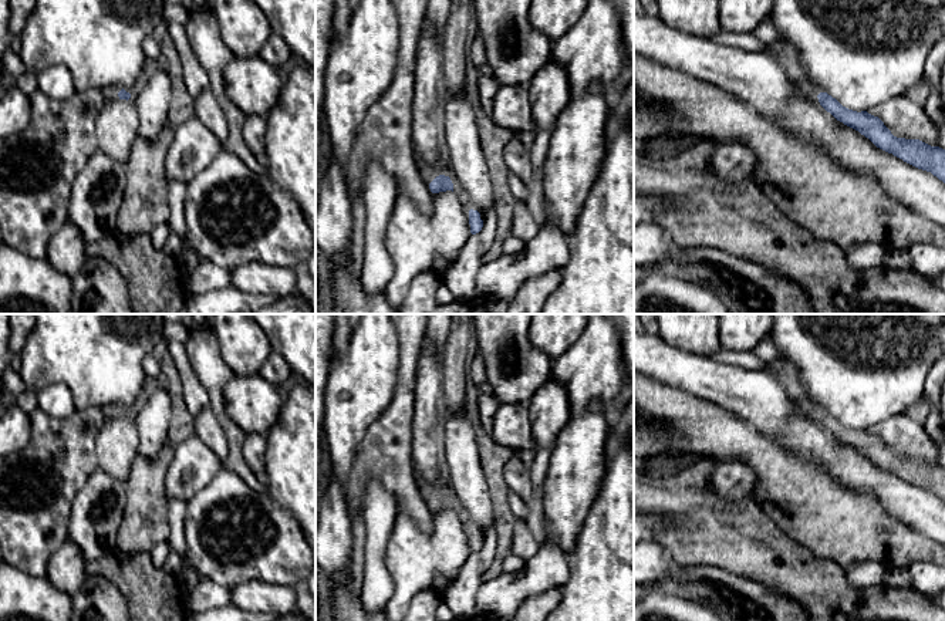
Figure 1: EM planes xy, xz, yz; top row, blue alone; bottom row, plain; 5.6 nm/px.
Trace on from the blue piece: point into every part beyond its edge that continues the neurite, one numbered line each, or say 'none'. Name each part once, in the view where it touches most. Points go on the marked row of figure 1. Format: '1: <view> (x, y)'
1: xz (428, 174)

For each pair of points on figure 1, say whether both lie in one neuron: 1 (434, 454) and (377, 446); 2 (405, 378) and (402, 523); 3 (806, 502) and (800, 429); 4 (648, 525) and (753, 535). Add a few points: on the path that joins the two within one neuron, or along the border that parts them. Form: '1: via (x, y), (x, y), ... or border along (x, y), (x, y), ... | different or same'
1: border along (412, 418), (412, 465), (417, 475) | different
2: border along (398, 510), (402, 510), (422, 530), (431, 530) | different
3: border along (775, 441), (805, 459), (816, 461), (832, 476) | different
4: border along (648, 513), (658, 520), (657, 539) | different

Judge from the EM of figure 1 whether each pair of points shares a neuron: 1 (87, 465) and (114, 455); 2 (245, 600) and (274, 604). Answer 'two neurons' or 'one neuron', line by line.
1: two neurons
2: one neuron

